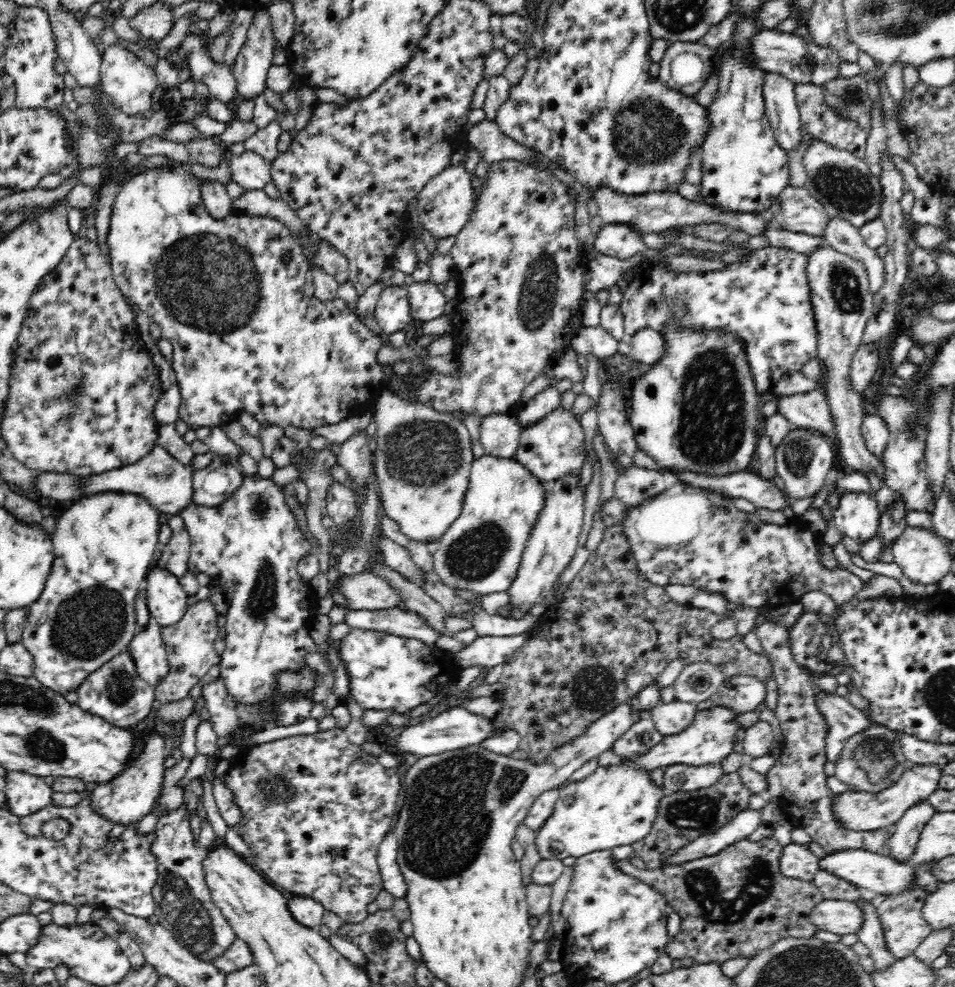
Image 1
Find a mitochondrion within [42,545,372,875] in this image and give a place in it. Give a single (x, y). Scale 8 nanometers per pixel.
(92, 622)

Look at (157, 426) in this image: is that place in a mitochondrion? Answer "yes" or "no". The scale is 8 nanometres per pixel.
no

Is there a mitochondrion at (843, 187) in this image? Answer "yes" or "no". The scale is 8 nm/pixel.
yes

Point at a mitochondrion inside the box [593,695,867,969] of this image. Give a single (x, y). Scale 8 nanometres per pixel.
(761, 878)

